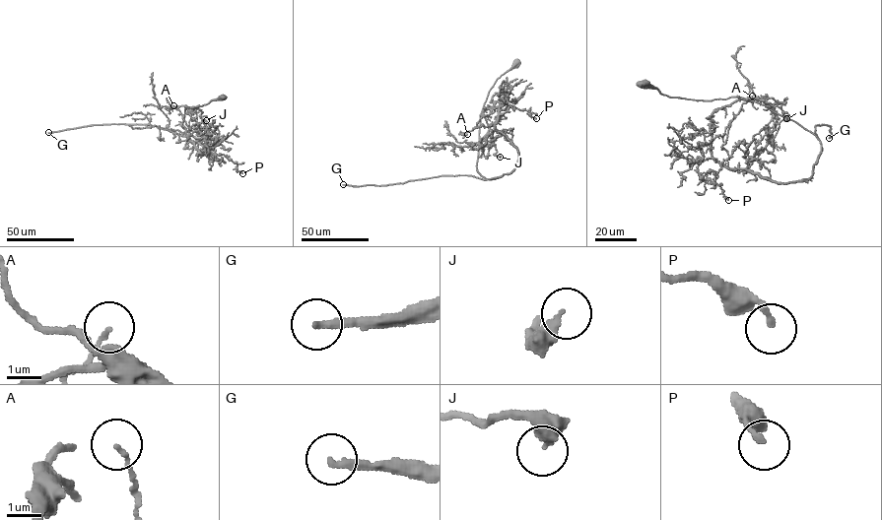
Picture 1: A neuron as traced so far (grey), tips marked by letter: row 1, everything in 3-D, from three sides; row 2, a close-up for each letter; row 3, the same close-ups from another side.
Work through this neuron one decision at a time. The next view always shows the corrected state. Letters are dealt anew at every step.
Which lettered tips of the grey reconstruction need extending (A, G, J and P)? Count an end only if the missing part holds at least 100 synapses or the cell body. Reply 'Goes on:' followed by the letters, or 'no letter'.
Goes on: G

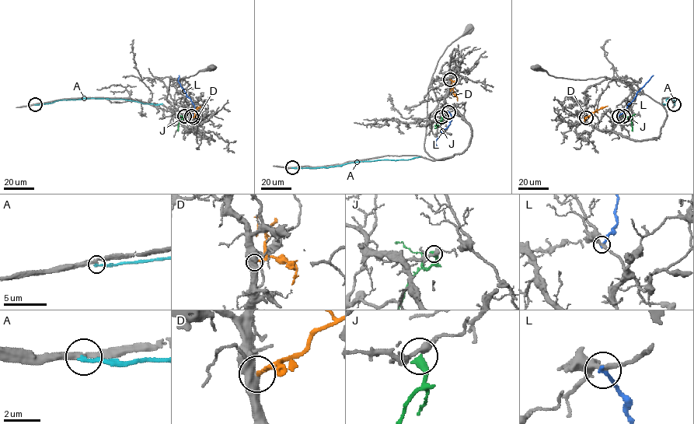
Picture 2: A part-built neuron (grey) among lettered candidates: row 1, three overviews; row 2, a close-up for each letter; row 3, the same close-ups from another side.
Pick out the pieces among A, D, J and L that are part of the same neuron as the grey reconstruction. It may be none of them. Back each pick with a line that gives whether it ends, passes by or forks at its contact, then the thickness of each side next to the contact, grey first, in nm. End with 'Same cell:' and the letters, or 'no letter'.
D: it ends | 550/200 nm
Same cell: D

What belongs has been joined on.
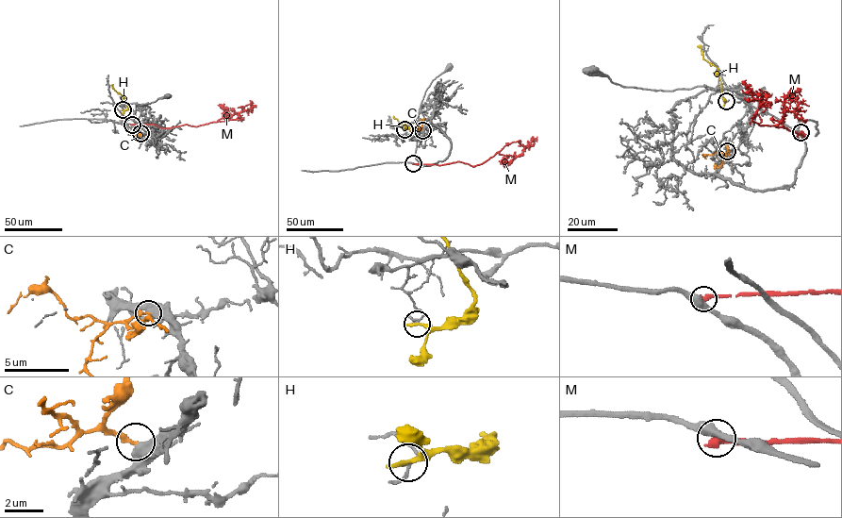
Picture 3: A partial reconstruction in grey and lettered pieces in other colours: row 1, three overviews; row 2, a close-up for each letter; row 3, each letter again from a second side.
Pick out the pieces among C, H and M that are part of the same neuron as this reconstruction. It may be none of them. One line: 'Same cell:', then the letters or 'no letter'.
Same cell: C

